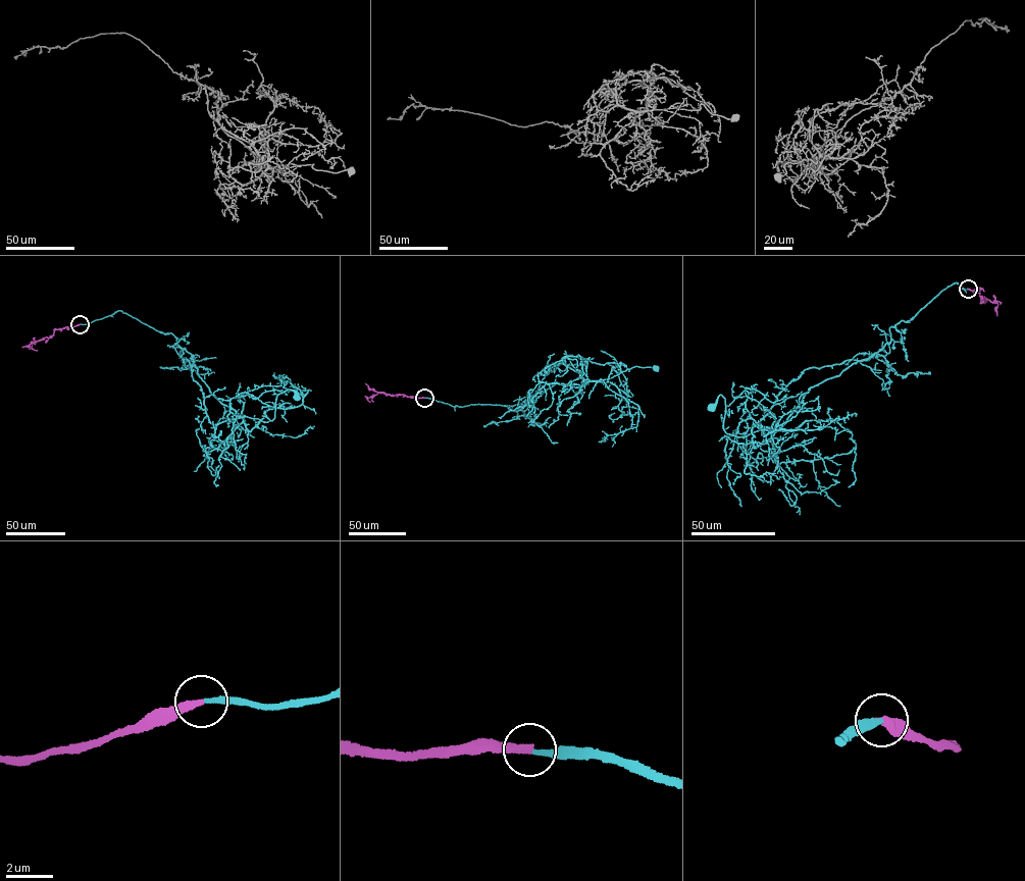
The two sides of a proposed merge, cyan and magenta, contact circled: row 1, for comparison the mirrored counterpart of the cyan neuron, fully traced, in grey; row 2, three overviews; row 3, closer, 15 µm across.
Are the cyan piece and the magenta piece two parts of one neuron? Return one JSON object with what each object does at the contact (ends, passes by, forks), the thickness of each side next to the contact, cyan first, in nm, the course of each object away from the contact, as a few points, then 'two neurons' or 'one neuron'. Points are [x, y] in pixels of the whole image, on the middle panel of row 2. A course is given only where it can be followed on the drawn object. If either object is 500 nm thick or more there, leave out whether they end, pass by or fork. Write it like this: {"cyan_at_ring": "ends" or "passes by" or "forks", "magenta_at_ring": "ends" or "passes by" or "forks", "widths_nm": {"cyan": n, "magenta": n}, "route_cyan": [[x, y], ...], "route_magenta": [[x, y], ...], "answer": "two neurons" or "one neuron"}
{"cyan_at_ring": "ends", "magenta_at_ring": "ends", "widths_nm": {"cyan": 190, "magenta": 320}, "route_cyan": [[425, 398], [454, 406], [522, 402], [531, 406], [555, 382], [582, 386], [635, 366], [656, 367]], "route_magenta": [[424, 398], [378, 393], [366, 398], [370, 402]], "answer": "one neuron"}

